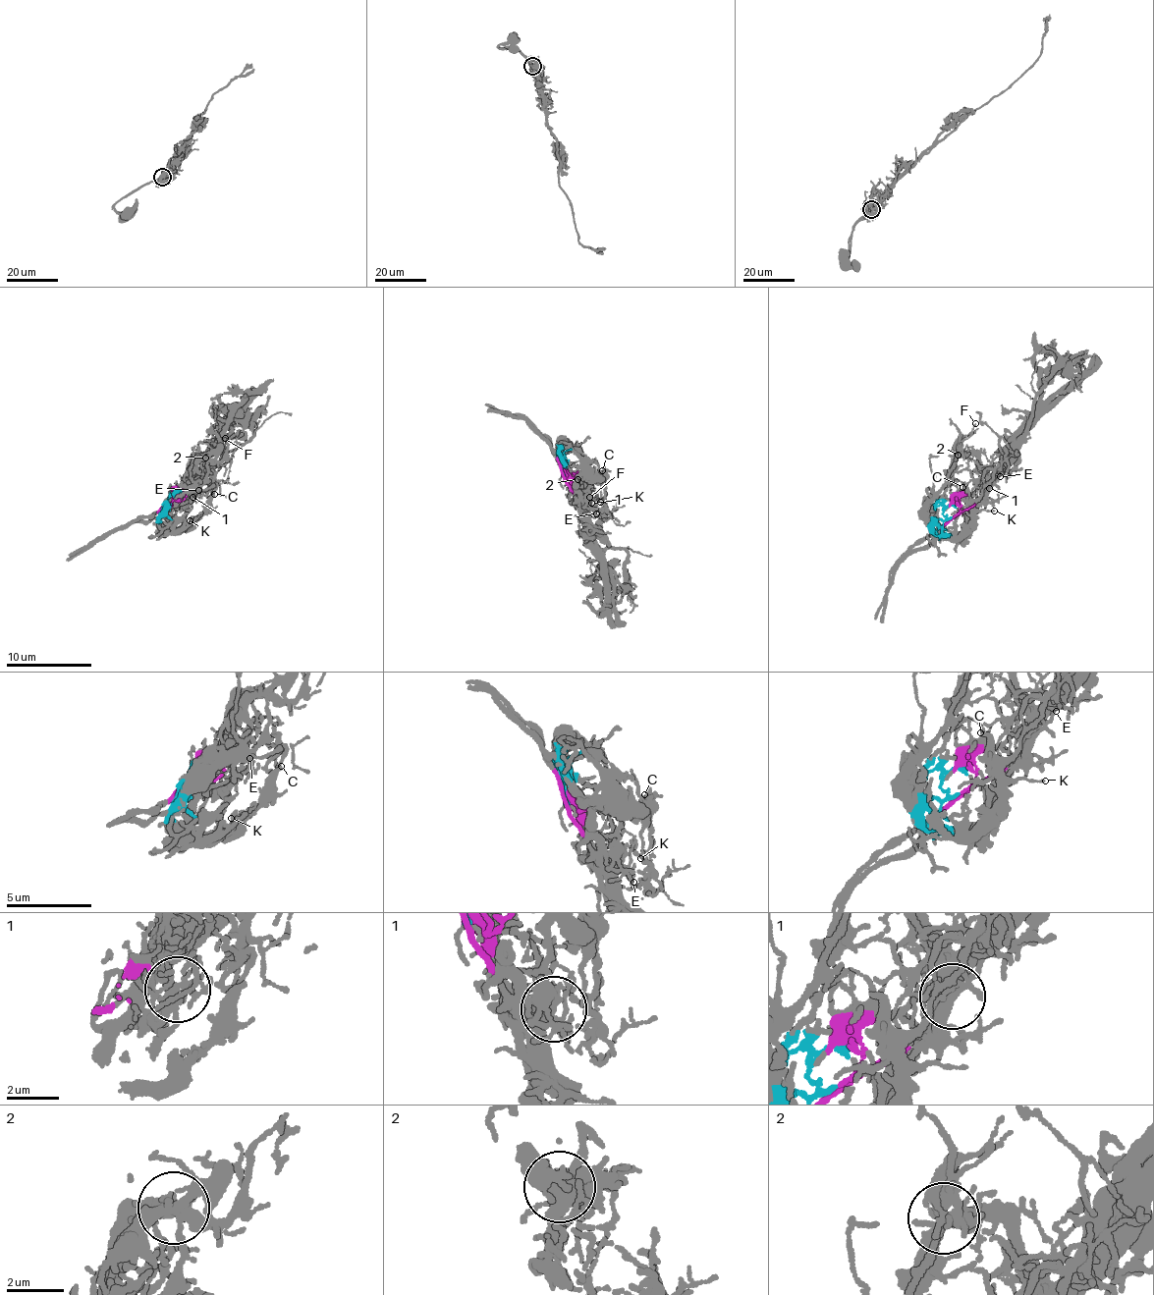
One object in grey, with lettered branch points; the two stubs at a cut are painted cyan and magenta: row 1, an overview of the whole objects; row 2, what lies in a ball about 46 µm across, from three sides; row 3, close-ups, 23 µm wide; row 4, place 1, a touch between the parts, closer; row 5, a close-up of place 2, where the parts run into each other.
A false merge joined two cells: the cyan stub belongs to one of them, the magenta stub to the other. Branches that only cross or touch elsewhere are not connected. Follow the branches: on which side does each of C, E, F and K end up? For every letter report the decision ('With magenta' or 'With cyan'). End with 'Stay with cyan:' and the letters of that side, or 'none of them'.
C: With cyan
E: With magenta
F: With magenta
K: With cyan
Stay with cyan: C, K

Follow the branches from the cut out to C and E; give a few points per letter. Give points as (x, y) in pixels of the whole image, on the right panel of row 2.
C: (953, 517), (938, 533), (956, 524), (960, 514), (967, 507), (968, 499), (961, 487)
E: (953, 517), (959, 512), (961, 499), (969, 494), (981, 495), (1000, 475)

